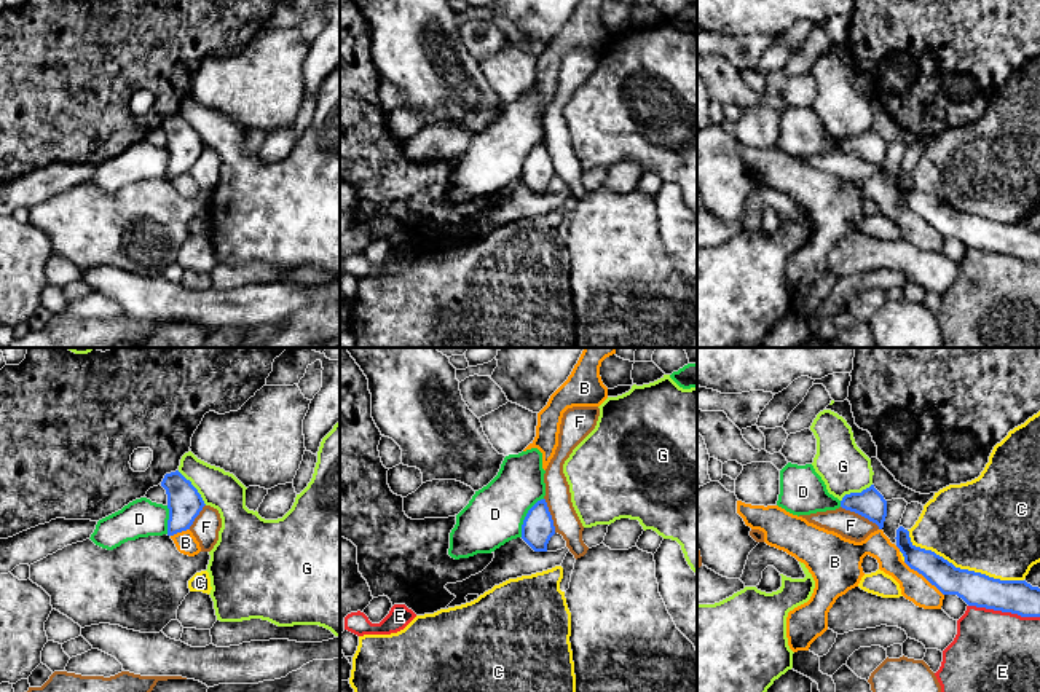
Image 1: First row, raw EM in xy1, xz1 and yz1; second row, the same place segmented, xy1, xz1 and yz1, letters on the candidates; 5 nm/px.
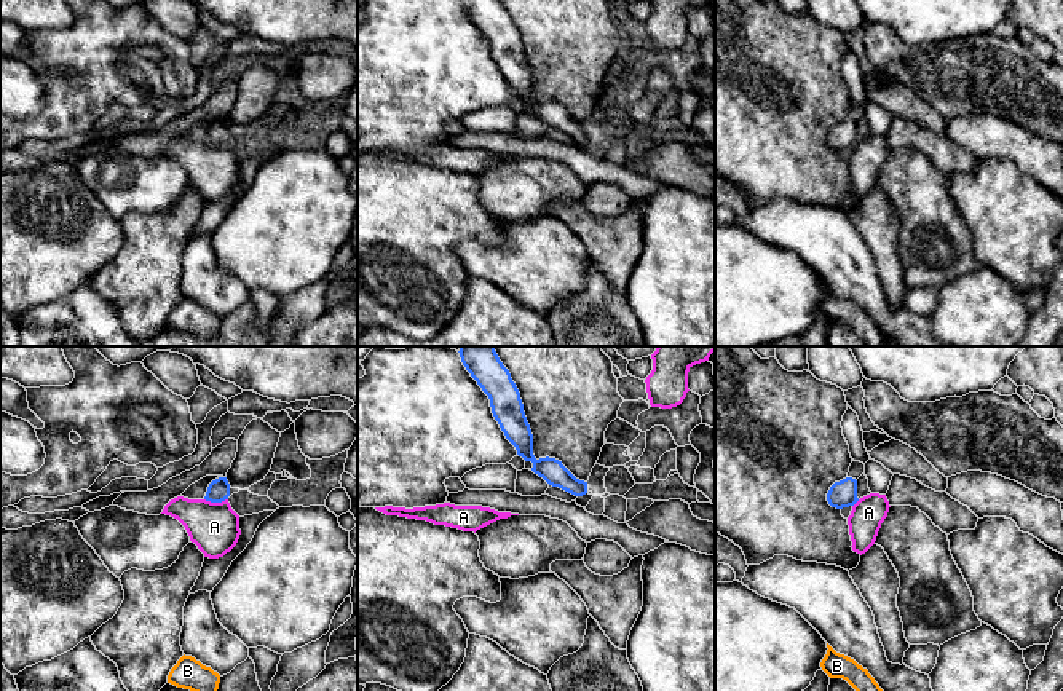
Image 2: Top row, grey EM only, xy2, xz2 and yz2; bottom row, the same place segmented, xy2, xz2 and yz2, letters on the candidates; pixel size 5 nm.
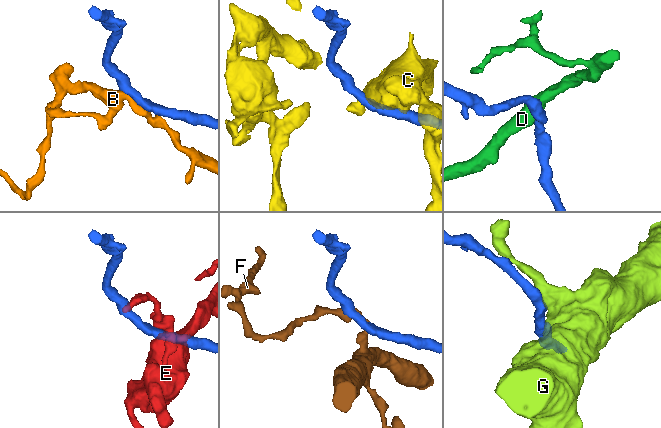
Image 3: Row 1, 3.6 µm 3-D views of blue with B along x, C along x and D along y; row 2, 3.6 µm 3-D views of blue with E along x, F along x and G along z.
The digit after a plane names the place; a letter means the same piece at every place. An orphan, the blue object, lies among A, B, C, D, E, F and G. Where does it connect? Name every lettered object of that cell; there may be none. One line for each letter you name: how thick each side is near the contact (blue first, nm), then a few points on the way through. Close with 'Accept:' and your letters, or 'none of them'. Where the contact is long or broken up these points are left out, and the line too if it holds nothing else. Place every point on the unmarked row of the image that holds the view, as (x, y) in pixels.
Accept: none of them

